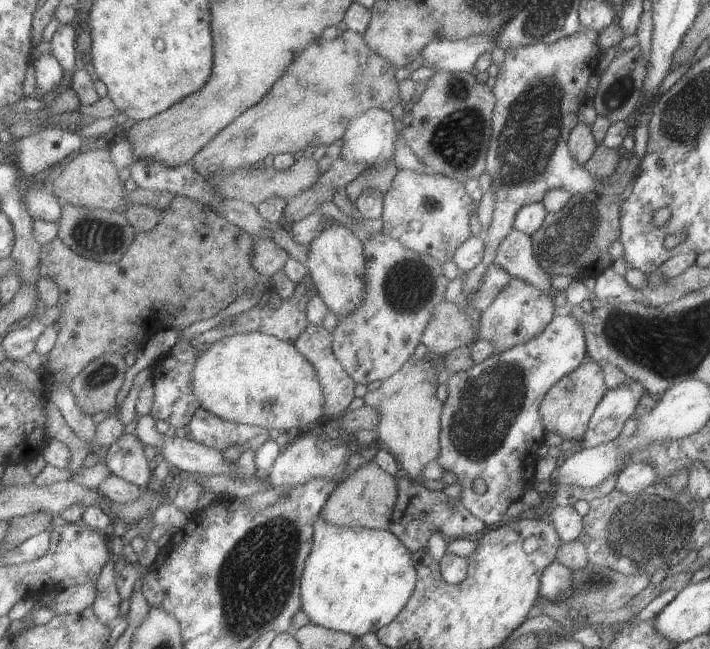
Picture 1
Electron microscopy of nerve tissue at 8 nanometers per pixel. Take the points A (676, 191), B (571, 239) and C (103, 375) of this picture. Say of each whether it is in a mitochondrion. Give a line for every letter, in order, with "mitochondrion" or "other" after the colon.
A: other
B: mitochondrion
C: mitochondrion

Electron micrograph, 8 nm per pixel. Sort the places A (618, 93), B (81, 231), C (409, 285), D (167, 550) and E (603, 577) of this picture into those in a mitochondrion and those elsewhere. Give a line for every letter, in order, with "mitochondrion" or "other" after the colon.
A: mitochondrion
B: other
C: mitochondrion
D: other
E: mitochondrion

